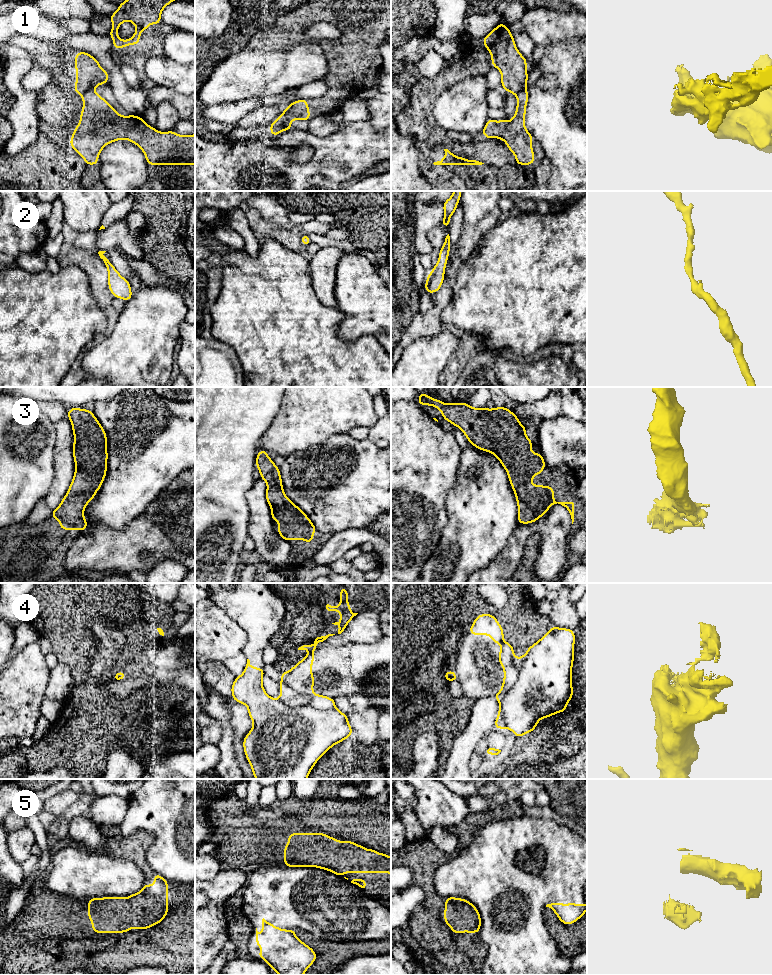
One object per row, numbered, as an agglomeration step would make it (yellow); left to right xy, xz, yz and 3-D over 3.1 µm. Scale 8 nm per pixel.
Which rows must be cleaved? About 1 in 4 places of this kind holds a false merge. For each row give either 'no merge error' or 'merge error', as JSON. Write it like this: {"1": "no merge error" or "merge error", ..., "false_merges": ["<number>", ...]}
{"1": "merge error", "2": "no merge error", "3": "no merge error", "4": "merge error", "5": "merge error", "false_merges": ["1", "4", "5"]}

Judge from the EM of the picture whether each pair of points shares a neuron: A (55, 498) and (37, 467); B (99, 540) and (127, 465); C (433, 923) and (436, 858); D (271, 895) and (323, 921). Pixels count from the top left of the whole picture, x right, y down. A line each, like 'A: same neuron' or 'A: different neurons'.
A: different neurons
B: different neurons
C: same neuron
D: same neuron

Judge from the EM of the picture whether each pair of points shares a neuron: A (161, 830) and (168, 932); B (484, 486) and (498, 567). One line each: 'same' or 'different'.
A: different
B: different

